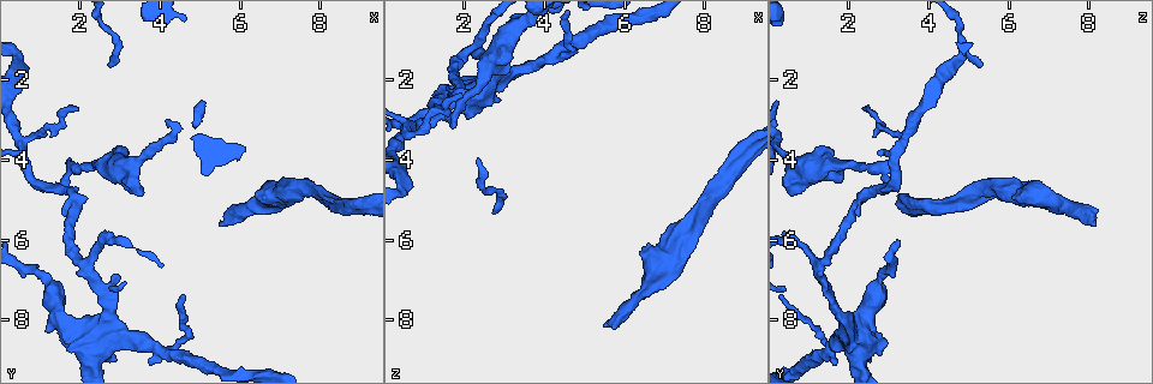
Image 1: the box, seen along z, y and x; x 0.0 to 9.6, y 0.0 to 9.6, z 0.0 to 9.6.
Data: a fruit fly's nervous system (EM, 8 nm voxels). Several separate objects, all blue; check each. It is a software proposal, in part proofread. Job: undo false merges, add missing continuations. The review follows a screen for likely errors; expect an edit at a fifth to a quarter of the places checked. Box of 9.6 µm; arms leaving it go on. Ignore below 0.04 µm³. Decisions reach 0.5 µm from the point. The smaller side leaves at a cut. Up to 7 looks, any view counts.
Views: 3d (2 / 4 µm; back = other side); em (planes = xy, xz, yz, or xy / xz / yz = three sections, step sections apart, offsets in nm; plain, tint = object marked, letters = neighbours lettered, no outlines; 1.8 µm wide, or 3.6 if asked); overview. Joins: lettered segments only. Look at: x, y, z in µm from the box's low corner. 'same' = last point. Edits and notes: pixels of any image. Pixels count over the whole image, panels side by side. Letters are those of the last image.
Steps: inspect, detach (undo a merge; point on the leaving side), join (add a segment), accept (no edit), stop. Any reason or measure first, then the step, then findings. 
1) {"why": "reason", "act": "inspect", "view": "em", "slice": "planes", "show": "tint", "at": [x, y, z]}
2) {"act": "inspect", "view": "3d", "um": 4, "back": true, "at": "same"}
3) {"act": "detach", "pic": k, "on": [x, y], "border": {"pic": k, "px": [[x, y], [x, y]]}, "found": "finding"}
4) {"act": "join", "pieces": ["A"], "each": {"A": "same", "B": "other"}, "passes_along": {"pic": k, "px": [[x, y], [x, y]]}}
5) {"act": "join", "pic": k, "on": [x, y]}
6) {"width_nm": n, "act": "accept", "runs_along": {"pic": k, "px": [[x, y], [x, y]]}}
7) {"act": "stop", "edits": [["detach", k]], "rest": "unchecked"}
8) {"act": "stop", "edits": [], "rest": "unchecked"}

{"why": "thick turns thin", "act": "inspect", "view": "3d", "um": 4, "back": true, "at": [2.70, 8.40, 2.05]}

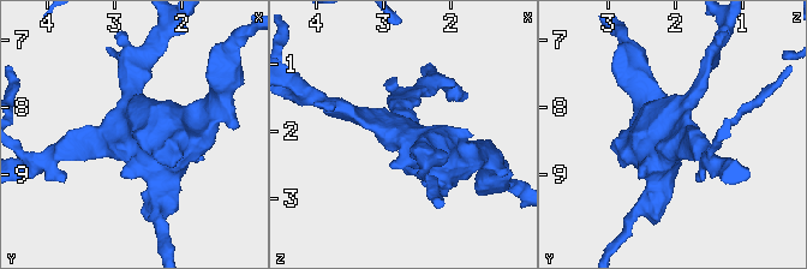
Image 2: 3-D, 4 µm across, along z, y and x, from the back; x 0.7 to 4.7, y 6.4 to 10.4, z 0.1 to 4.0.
{"act": "inspect", "view": "em", "slice": "planes", "show": "letters", "at": [2.65, 8.40, 2.00]}

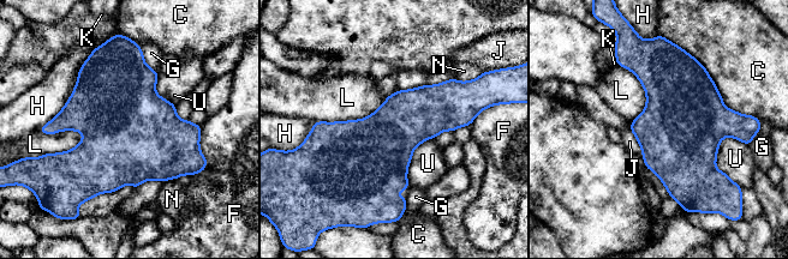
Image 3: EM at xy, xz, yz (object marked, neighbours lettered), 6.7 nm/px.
{"act": "accept", "each": {"C": "other", "F": "other", "G": "other", "H": "other", "J": "other", "K": "other", "L": "other", "N": "other", "U": "other"}, "found": "one neuron here"}

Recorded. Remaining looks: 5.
{"why": "branch point", "act": "inspect", "view": "3d", "um": 2, "at": [2.20, 6.90, 1.30]}

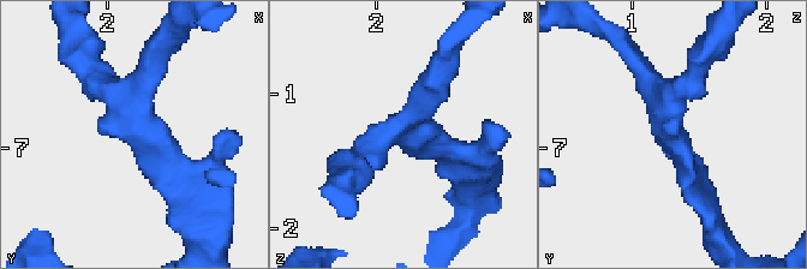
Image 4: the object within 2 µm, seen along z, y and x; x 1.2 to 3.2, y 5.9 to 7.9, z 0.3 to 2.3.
{"arms": 3, "arm_widths_nm": [160, 190, 220], "why": "need the tissue", "act": "inspect", "view": "em", "slice": "planes", "show": "plain", "at": [2.20, 6.82, 1.28]}

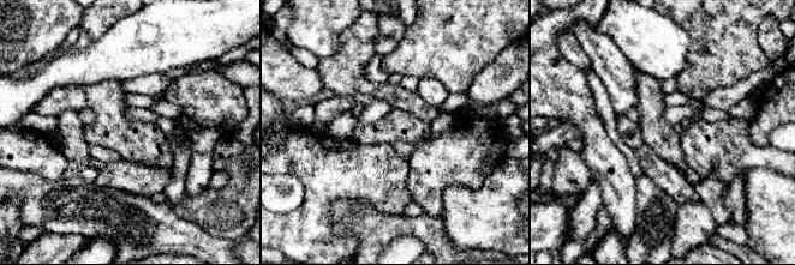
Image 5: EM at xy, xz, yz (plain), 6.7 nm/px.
{"why": "see the neighbours", "act": "inspect", "view": "em", "slice": "planes", "show": "letters", "at": "same"}

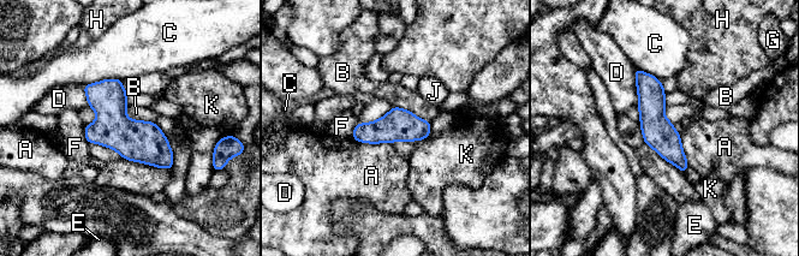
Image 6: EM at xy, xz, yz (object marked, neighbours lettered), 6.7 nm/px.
{"act": "accept", "each": {"A": "other", "B": "other", "C": "other", "D": "other", "E": "other", "F": "other", "G": "other", "H": "other", "J": "other", "K": "other"}, "runs_along": {"pic": 6, "px": [[89, 87], [170, 165]]}, "found": "continuous, no second neuron"}

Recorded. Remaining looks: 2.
{"why": "three arms meet", "act": "inspect", "view": "em", "um": 3.6, "slice": "planes", "show": "plain", "at": [8.75, 5.25, 4.05]}

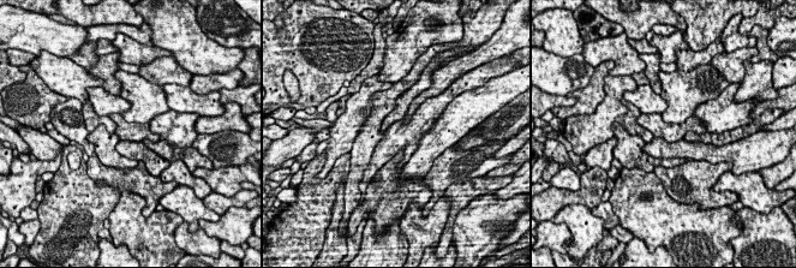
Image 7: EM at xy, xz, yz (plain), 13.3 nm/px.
{"act": "inspect", "view": "em", "um": 3.6, "slice": "planes", "show": "letters", "at": "same"}

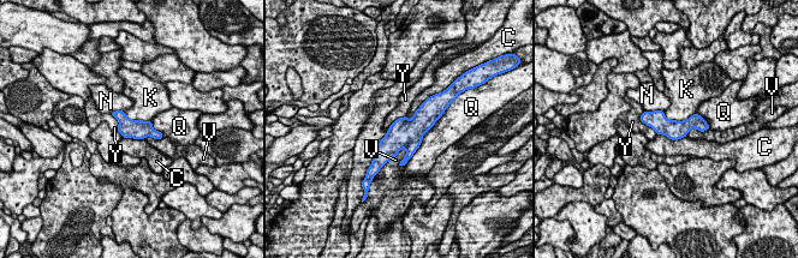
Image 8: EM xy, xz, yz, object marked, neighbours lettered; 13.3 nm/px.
{"width_nm": 260, "act": "accept", "each": {"C": "other", "K": "other", "N": "other", "Q": "other", "V": "other", "Y": "other"}, "found": "continuous, no second neuron"}

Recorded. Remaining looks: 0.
{"act": "stop", "edits": [], "rest": "unchecked"}

